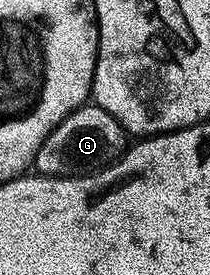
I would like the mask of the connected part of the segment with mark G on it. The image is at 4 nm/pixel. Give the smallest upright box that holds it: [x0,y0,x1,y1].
[34,104,130,178]

